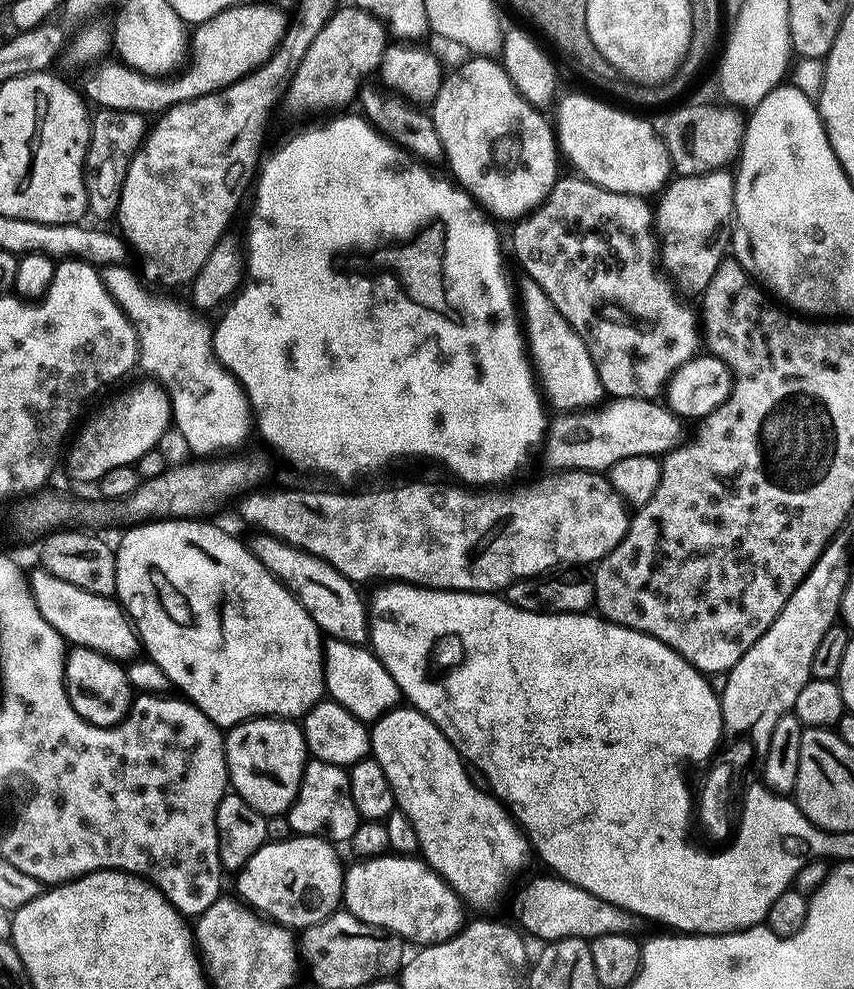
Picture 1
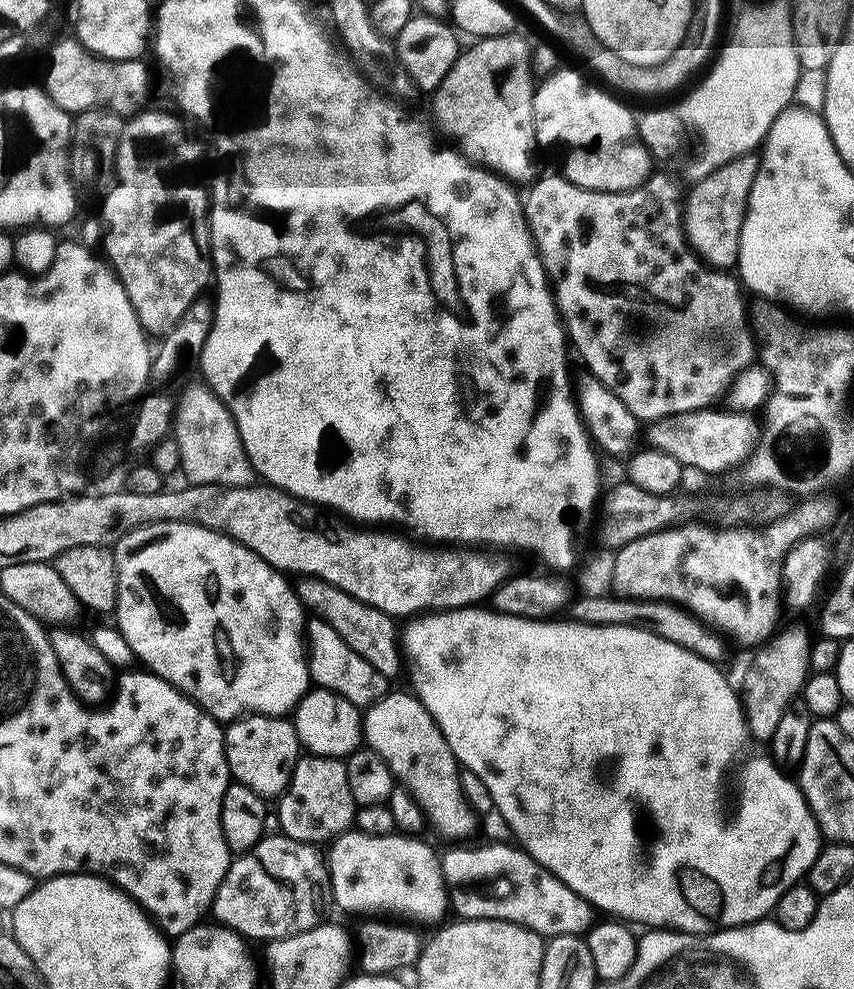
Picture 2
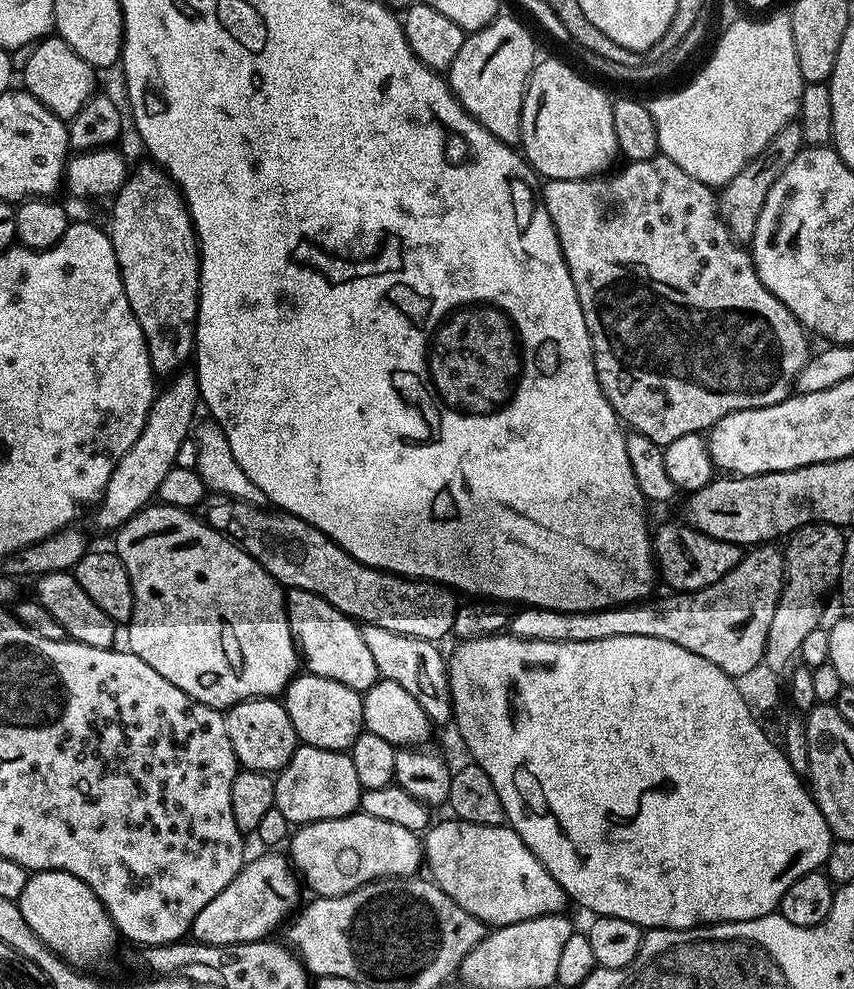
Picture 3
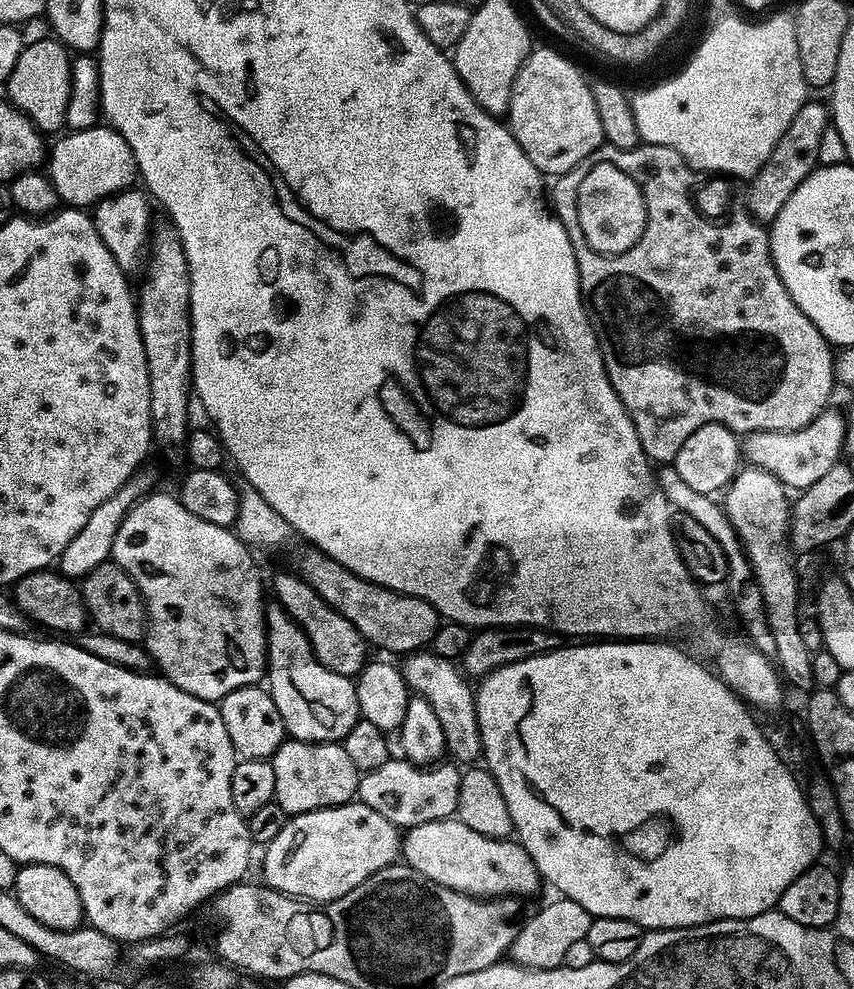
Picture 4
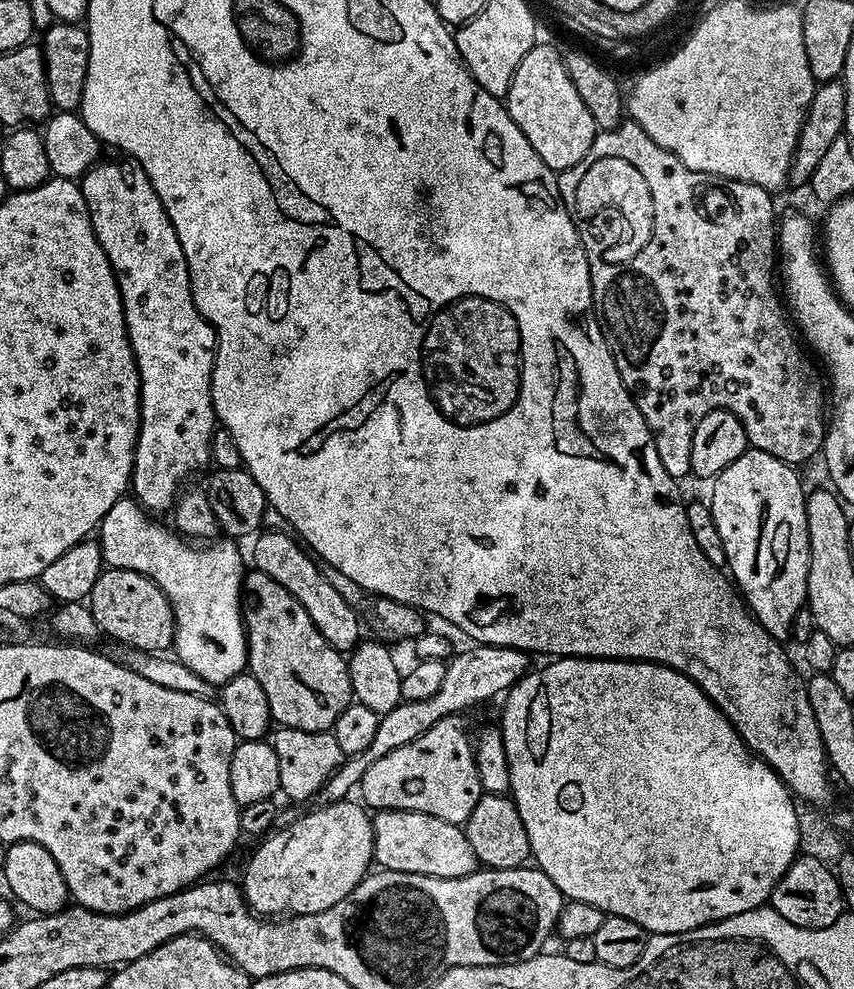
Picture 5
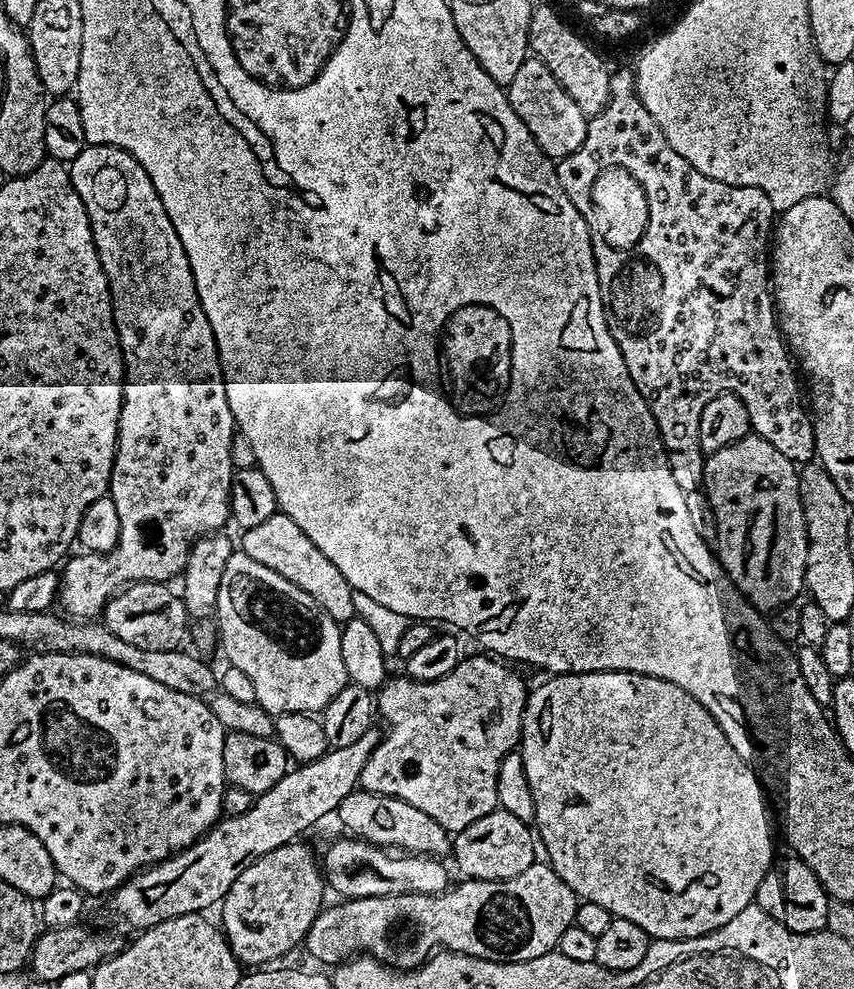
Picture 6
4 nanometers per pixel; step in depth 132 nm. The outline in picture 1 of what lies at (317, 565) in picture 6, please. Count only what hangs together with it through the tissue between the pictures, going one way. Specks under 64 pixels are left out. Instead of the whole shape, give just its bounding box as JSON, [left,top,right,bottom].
[322,638,401,722]

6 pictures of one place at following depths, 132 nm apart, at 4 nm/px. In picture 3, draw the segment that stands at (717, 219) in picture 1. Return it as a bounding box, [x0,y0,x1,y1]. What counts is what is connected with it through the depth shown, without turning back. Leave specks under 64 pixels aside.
[718,122,805,246]

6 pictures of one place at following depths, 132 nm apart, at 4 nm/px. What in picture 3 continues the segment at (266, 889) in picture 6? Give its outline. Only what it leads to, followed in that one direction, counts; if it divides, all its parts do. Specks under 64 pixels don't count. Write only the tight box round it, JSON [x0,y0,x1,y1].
[287,810,422,896]

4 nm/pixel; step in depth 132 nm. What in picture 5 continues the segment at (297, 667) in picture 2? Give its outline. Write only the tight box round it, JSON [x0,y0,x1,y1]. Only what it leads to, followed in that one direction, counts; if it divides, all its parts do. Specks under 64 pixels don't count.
[98,499,248,686]

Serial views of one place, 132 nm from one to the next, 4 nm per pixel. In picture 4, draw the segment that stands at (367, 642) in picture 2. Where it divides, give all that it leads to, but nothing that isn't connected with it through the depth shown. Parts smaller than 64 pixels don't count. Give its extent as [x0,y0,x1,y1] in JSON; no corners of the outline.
[403,650,482,766]

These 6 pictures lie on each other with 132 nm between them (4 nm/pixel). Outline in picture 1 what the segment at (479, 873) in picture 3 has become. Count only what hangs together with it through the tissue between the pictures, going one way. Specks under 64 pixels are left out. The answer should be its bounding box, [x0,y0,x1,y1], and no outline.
[515,874,634,942]

